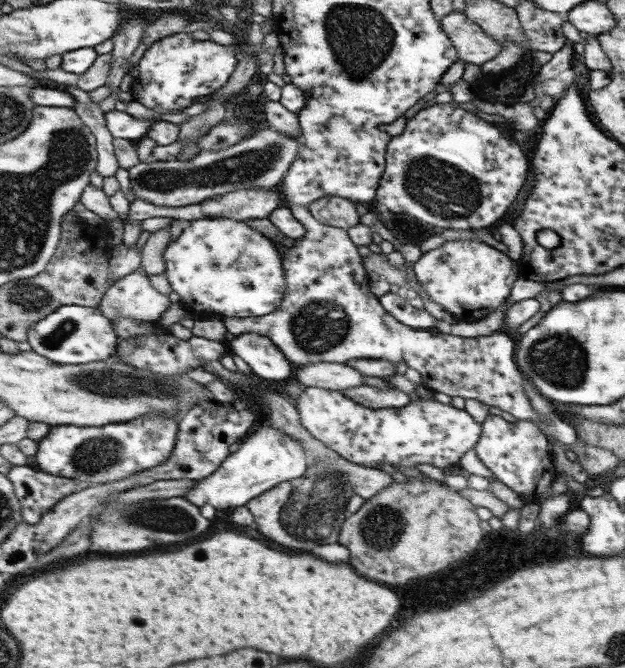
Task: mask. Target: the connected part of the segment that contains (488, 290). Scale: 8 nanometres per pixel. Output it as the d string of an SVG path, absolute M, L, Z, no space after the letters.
M480 240L445 241L441 246L425 252L413 263L418 283L430 299L458 322L475 322L495 312L506 302L511 284L517 279L517 262Z

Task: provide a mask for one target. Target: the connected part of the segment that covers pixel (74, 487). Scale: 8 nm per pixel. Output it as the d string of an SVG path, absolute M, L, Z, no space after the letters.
M12 465L6 477L12 482L15 498L21 506L21 520L26 524L37 524L38 517L57 501L86 486L80 480L51 476L27 465Z

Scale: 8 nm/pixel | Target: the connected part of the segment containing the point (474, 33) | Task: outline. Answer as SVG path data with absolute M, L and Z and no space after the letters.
M453 10L442 16L438 23L451 40L458 60L480 66L502 50L499 43L495 43L495 40L487 36L474 22L463 16L462 12Z

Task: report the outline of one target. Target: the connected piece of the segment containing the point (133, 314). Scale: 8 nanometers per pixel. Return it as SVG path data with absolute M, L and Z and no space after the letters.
M139 266L105 291L97 308L110 321L119 317L157 321L170 303L166 295L149 285L147 274Z

